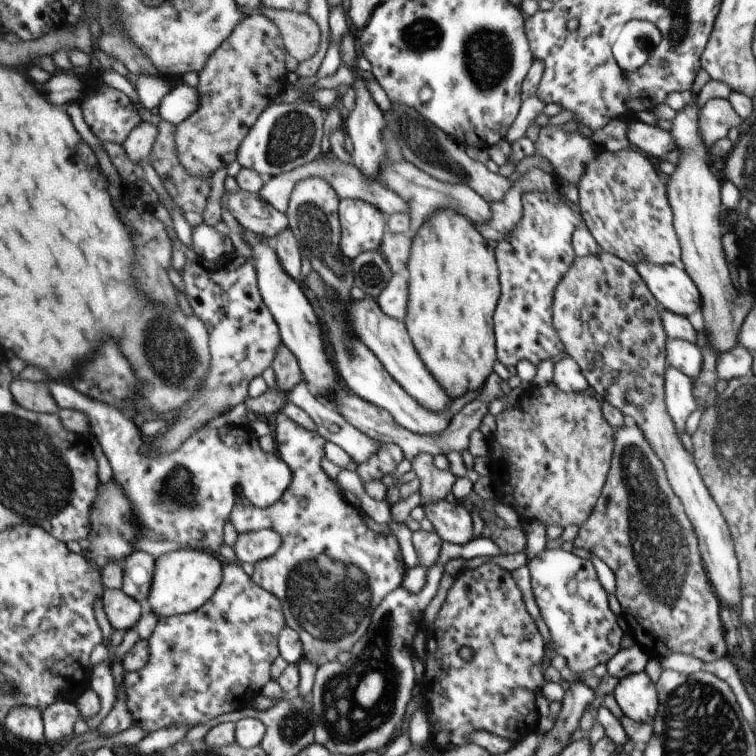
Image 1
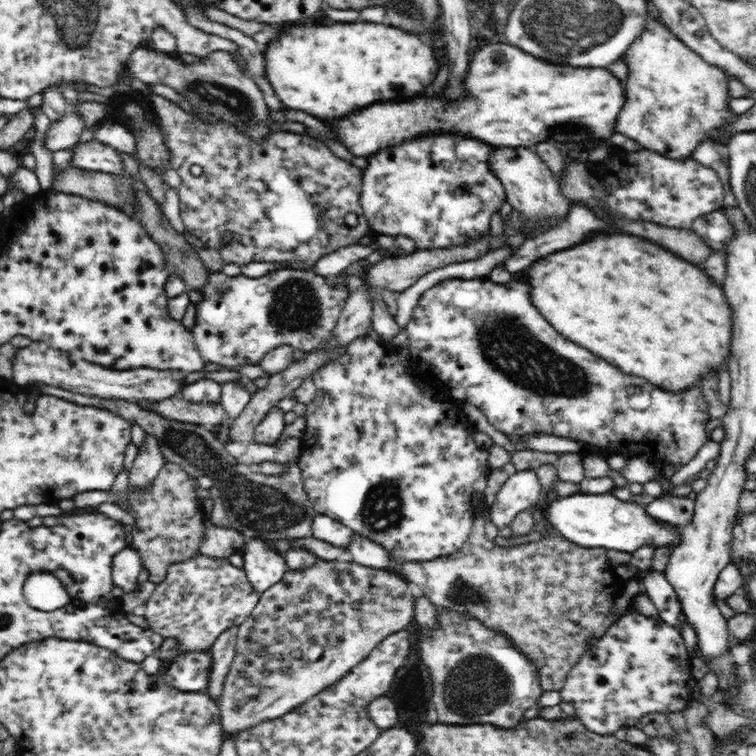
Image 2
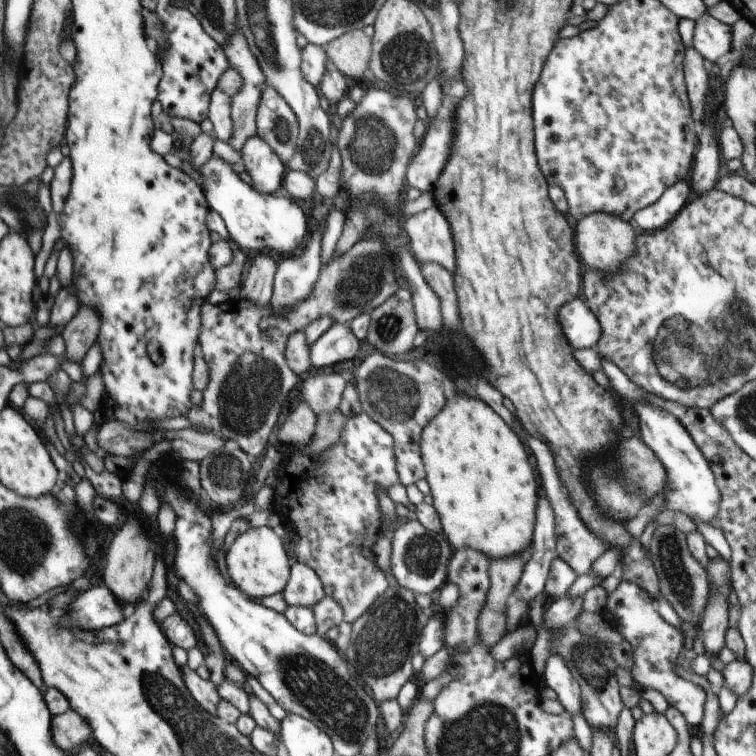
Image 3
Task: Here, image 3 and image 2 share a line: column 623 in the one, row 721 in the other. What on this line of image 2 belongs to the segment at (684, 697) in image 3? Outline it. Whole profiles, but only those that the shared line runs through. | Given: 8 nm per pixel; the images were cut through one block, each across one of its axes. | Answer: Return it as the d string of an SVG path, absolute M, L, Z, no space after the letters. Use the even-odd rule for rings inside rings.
M633 598L626 614L623 614L616 624L612 624L606 634L596 640L589 651L573 664L565 685L559 690L561 700L572 703L575 717L596 734L613 735L618 728L634 727L642 716L651 712L668 714L672 711L683 711L691 702L692 690L698 682L690 673L692 657L688 654L688 647L680 632L658 617L648 618L640 614L632 606L632 602Z

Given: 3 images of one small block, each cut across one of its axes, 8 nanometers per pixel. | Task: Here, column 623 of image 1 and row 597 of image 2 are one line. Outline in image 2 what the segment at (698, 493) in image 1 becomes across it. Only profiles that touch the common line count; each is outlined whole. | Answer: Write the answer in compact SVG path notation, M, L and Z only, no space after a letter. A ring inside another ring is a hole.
M318 560L312 566L303 569L288 569L280 582L275 582L268 590L265 590L259 598L257 605L253 608L250 618L239 626L235 655L229 666L228 674L225 676L222 694L219 696L219 721L226 735L235 736L240 730L248 730L264 721L280 718L284 714L302 706L306 700L316 696L325 688L333 686L345 674L354 668L363 658L366 658L383 638L400 630L406 630L410 624L415 622L414 617L414 595L408 590L407 581L396 574L385 569L376 569L362 566L351 561L321 561Z

